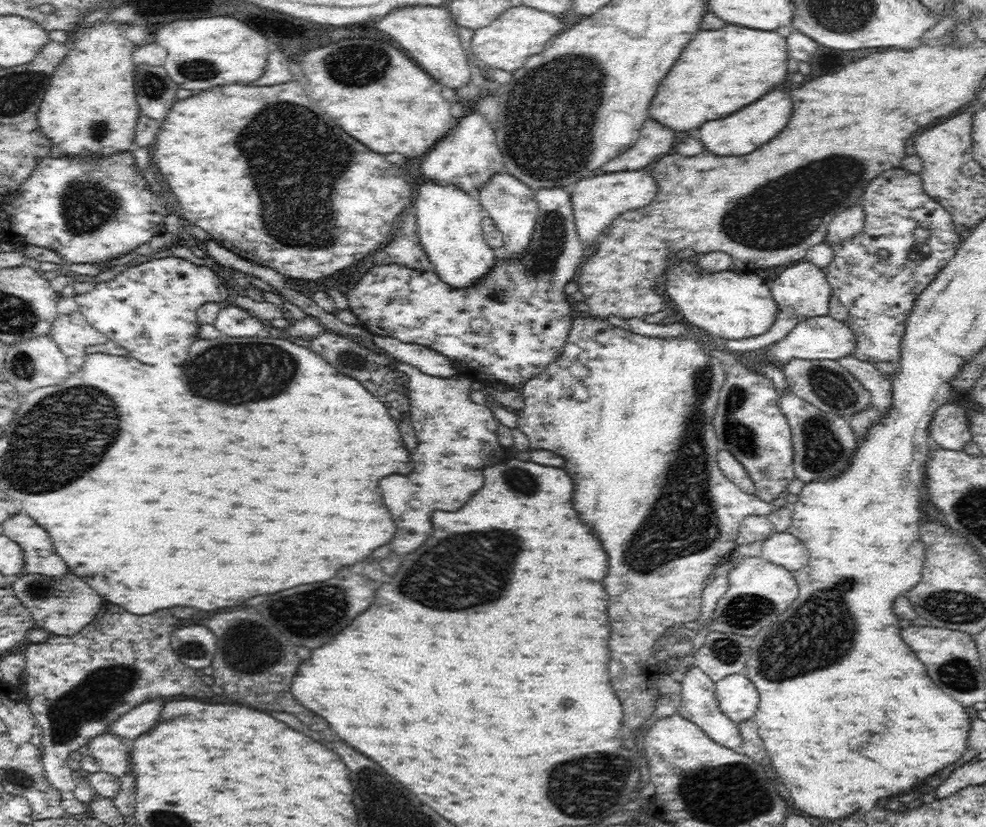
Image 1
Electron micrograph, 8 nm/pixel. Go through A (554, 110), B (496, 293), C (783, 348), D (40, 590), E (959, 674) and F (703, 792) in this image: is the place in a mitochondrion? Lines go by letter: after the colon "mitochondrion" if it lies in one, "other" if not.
A: mitochondrion
B: mitochondrion
C: other
D: mitochondrion
E: mitochondrion
F: mitochondrion

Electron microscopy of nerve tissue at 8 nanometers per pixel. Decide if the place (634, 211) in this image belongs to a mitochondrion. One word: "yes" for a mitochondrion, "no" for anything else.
no

